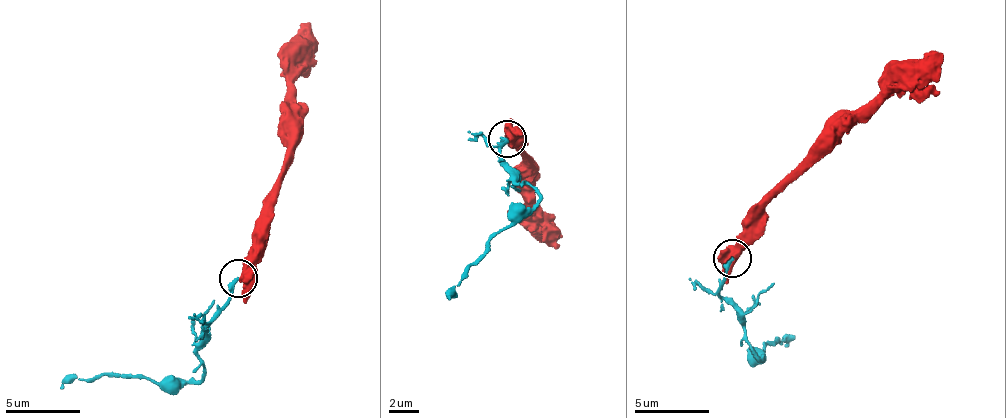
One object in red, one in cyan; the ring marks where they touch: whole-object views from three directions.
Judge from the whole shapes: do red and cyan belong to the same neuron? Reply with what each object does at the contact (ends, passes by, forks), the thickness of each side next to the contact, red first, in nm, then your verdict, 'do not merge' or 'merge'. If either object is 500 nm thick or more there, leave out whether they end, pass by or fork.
red forks; cyan ends; calibres 480 and 280 nm; do not merge

